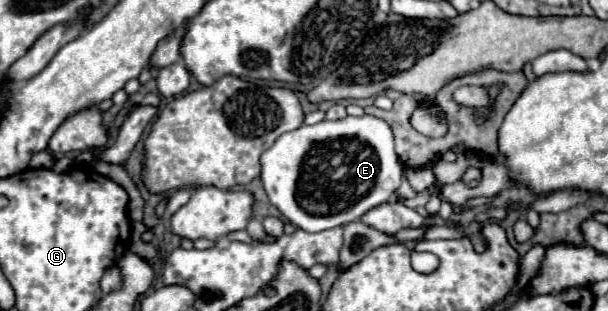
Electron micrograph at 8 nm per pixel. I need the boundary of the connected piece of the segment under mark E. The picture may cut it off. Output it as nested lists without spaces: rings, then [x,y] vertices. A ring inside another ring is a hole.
[[[345,116],[341,120],[321,120],[313,126],[301,126],[285,132],[261,156],[261,180],[269,200],[307,232],[323,232],[361,218],[367,210],[387,202],[401,184],[403,166],[393,148],[393,134],[385,120],[375,116]]]

